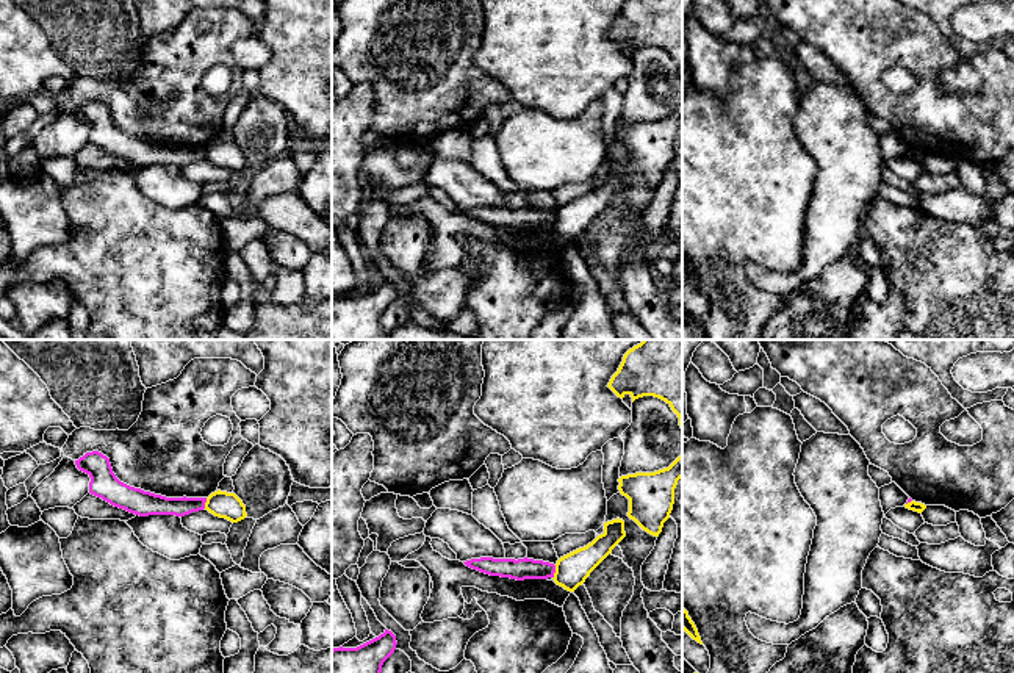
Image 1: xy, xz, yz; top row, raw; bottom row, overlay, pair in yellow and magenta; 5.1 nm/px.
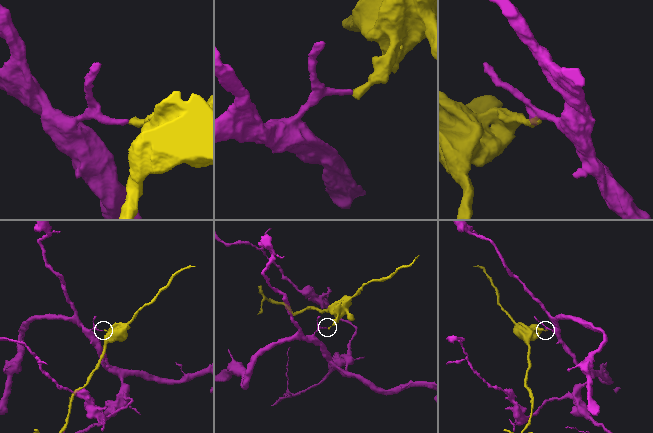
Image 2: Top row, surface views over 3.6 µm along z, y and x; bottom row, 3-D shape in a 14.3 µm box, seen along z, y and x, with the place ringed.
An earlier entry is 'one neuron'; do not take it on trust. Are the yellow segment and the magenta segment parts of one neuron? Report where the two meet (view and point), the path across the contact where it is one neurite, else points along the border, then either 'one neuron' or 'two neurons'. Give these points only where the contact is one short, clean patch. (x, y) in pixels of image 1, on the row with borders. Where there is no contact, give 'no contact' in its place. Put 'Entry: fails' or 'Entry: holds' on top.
Entry: fails
xz (556, 572) | along xz (556, 565), (553, 578) | two neurons

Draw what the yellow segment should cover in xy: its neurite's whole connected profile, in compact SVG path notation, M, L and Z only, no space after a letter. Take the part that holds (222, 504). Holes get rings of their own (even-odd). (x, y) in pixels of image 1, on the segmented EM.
M221 490L207 498L205 510L232 523L238 523L247 516L243 501L235 493Z

